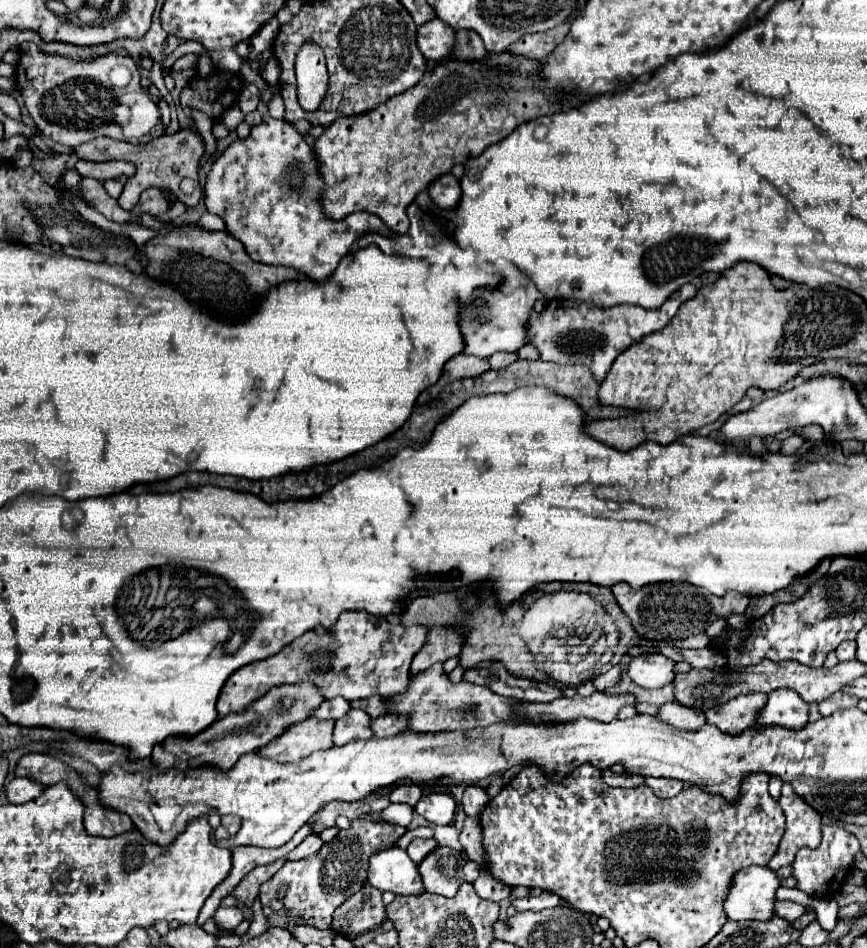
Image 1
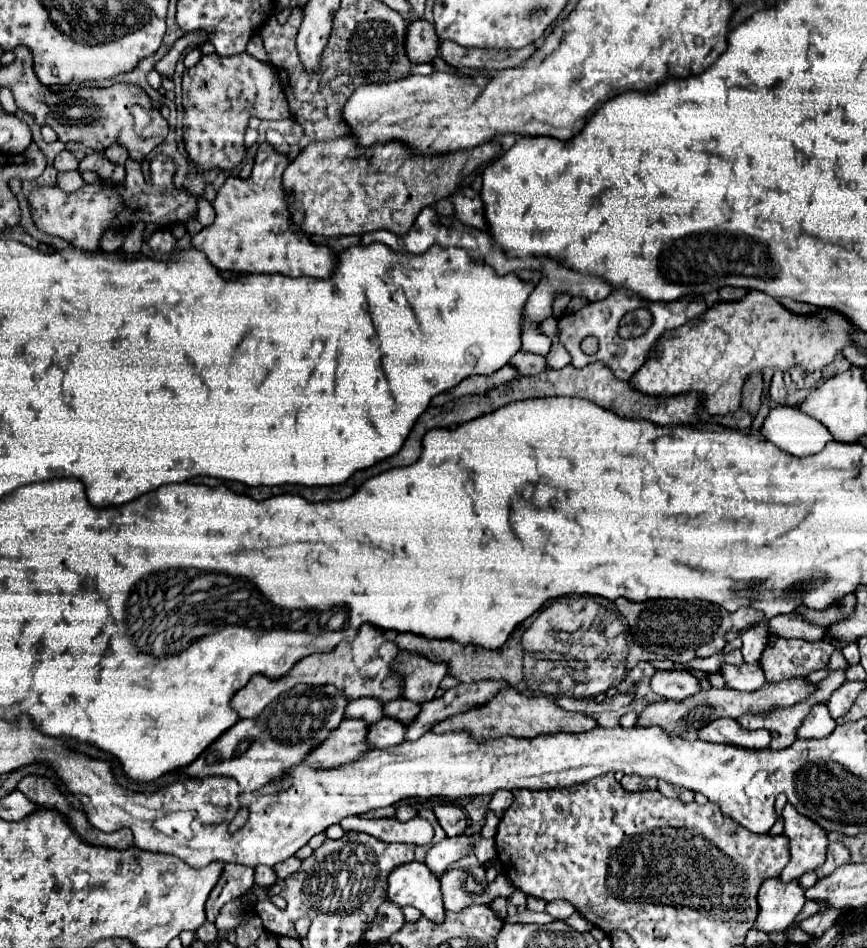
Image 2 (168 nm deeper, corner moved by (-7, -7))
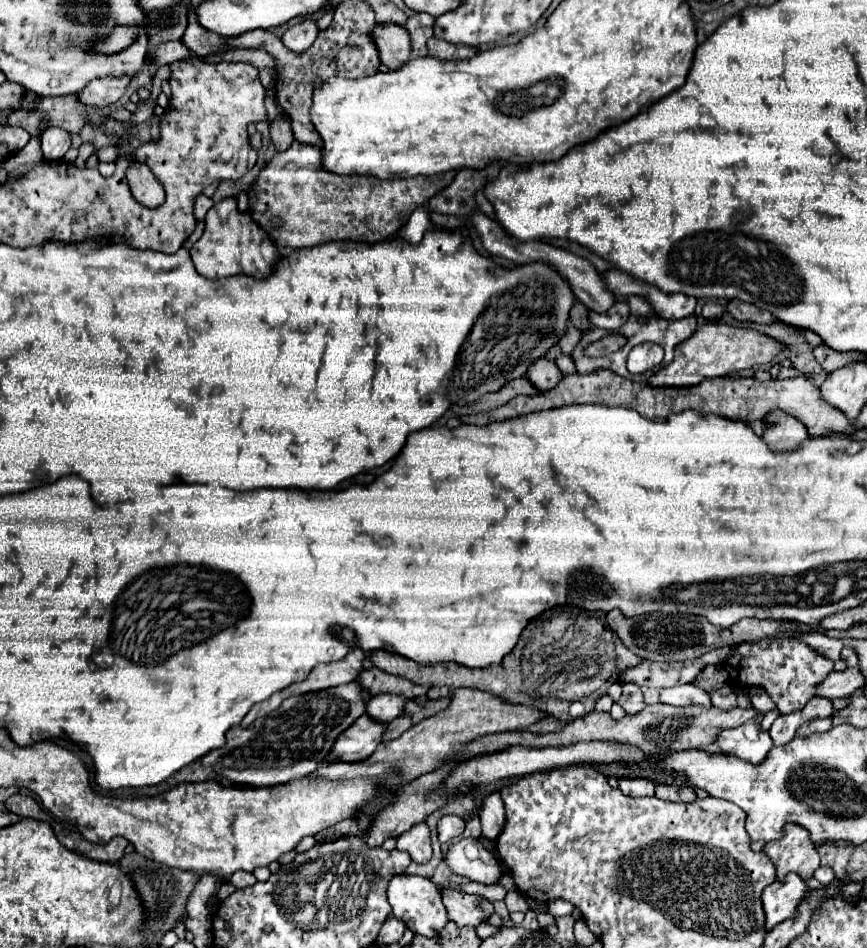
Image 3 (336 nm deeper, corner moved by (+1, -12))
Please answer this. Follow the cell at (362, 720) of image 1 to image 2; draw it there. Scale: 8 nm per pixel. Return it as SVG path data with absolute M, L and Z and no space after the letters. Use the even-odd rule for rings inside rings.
M384 717L378 723L370 725L368 741L370 741L372 747L388 749L388 747L400 745L404 741L404 733L406 733L406 725L404 723L400 723L396 719L390 719L390 717Z

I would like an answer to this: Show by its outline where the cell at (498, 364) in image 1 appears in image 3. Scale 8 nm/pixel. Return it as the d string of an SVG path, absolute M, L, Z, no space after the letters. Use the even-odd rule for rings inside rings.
M538 358L538 362L532 362L532 368L528 368L526 378L538 390L550 390L558 384L558 380L562 378L562 372L556 368L556 364L552 360Z

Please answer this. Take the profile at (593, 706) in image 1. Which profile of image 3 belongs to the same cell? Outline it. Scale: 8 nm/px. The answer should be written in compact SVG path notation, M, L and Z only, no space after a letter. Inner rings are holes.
M458 688L452 694L452 702L444 712L438 712L436 716L430 716L418 724L412 726L412 730L406 730L400 738L388 742L386 746L380 744L376 752L360 762L352 764L330 764L322 766L314 776L324 778L324 780L344 780L344 778L376 778L384 770L398 768L404 770L406 782L432 772L434 768L442 766L444 760L450 760L468 746L470 742L488 736L488 734L500 734L500 732L512 732L512 730L524 730L532 724L538 724L540 720L546 720L546 714L540 712L538 708L532 706L522 706L522 704L510 704L504 702L502 698L482 692L482 690L472 690L472 688Z

